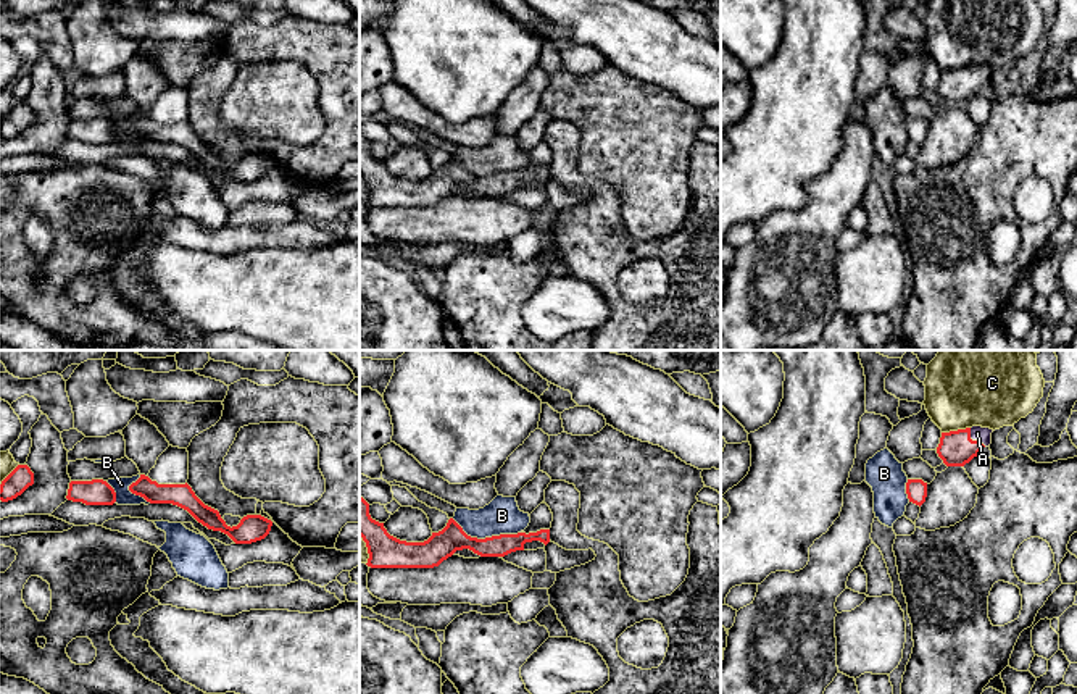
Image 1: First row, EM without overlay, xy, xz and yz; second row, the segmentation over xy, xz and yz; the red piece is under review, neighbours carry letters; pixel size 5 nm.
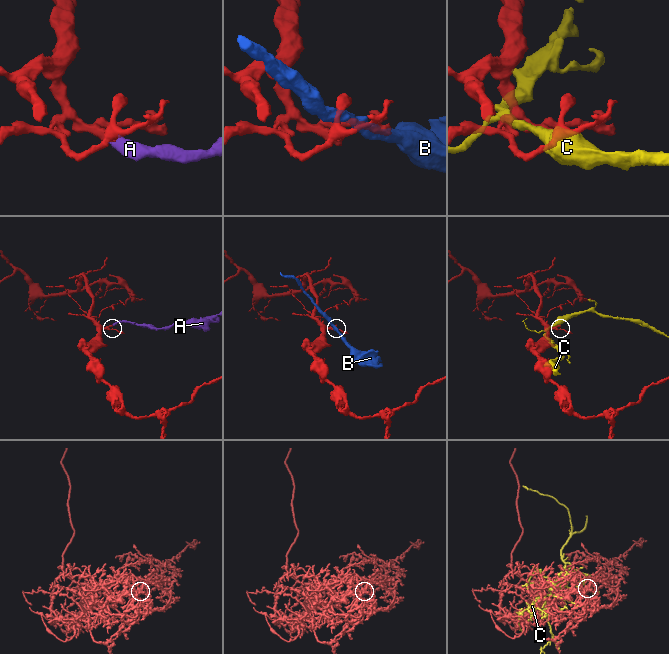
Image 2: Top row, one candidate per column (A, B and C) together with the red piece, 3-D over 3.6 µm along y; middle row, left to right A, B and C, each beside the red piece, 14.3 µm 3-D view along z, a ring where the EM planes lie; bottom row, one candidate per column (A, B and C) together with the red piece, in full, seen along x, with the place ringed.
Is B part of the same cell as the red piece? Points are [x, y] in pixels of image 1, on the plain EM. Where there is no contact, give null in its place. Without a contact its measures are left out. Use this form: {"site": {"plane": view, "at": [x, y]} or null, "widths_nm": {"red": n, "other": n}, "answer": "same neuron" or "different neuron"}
{"site": {"plane": "xz", "at": [486, 176]}, "widths_nm": {"red": 140, "other": 180}, "answer": "different neuron"}

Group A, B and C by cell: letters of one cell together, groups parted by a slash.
A / B / C

